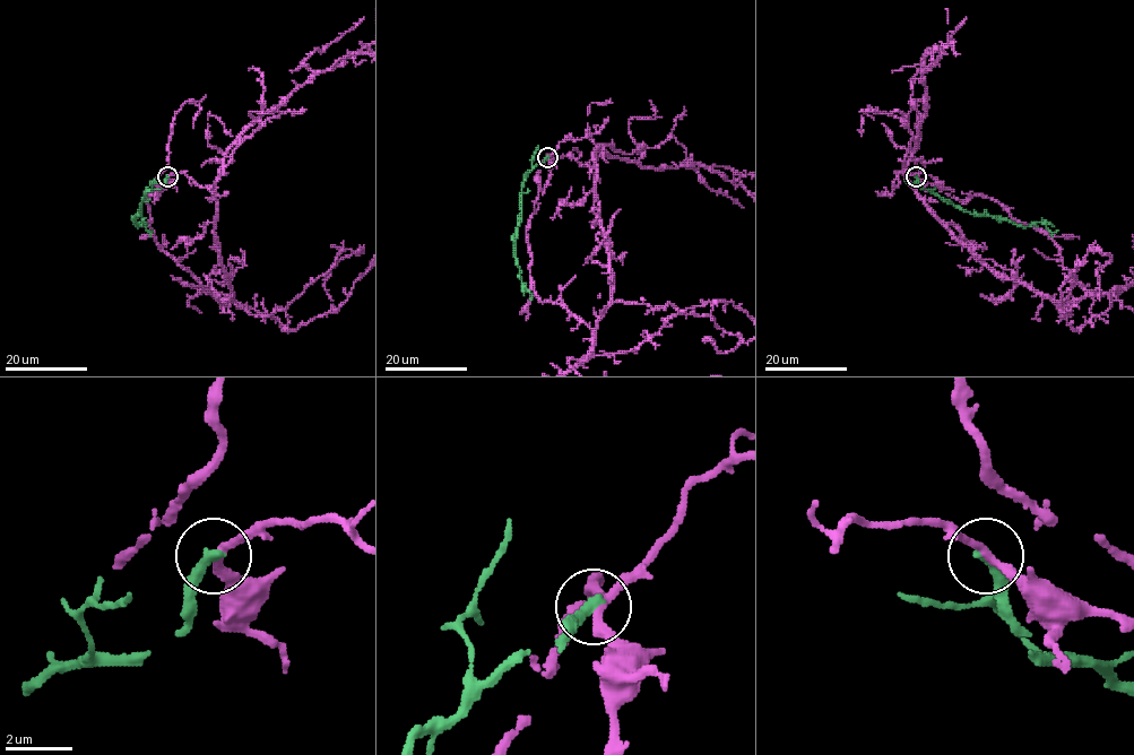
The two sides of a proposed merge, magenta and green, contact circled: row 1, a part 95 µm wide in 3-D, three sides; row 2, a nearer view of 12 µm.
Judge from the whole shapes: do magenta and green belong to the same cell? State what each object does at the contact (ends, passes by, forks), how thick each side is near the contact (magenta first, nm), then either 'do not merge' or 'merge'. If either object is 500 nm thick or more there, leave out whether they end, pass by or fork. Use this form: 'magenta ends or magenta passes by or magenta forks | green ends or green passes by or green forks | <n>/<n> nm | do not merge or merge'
magenta passes by | green ends | 240/360 nm | do not merge

